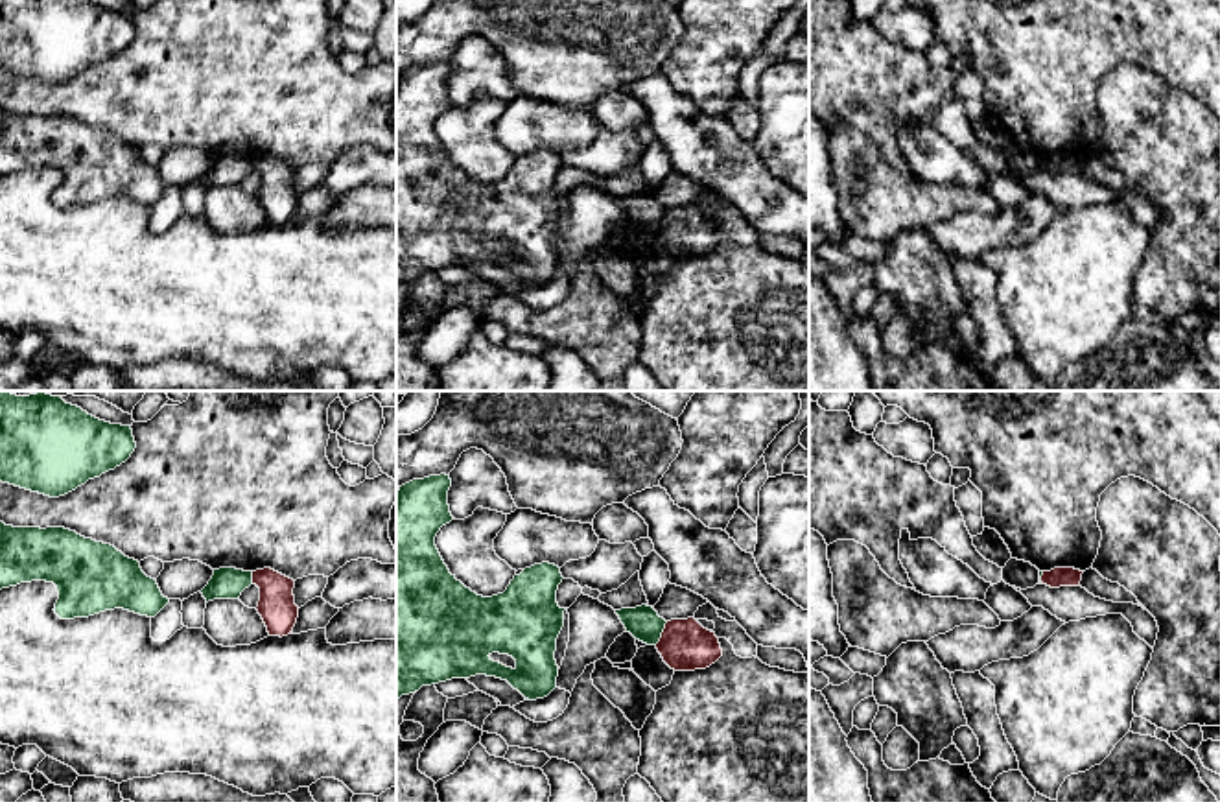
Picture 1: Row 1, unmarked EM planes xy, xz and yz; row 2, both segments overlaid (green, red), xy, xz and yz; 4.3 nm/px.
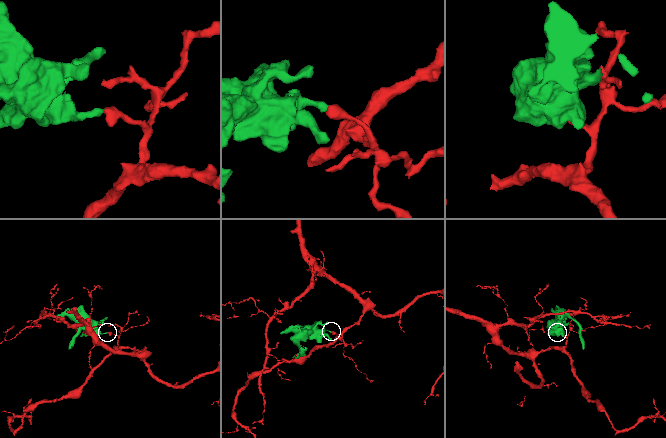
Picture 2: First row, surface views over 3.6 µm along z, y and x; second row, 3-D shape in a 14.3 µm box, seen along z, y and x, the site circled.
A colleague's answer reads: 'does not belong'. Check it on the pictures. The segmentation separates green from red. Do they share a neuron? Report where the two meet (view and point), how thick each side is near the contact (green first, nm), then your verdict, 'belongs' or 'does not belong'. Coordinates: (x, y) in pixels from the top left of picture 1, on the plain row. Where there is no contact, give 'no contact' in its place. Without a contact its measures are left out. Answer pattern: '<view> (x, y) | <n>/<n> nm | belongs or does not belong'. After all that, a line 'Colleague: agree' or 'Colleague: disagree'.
xz (662, 218) | 150/220 nm | does not belong
Colleague: agree

